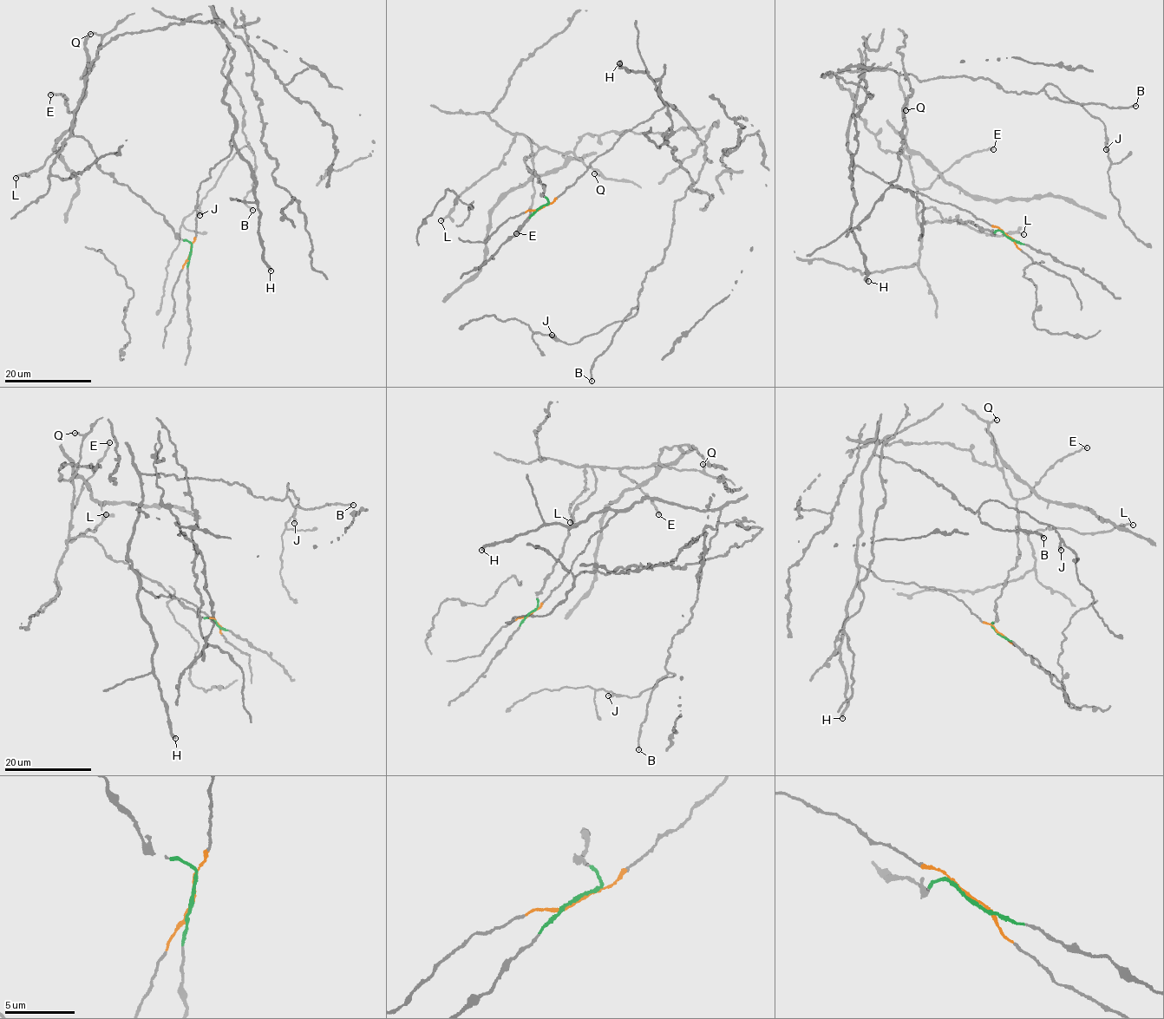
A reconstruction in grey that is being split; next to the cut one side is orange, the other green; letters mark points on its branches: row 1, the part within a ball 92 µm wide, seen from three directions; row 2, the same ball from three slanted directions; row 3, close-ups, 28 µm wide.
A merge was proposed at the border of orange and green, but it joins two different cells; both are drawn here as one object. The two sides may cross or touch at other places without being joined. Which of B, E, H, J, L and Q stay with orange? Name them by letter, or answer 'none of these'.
B, H, J

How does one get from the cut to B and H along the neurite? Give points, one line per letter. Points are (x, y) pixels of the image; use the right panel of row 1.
B: (1007, 236), (853, 163), (848, 129), (863, 72), (888, 69), (920, 81), (983, 76), (1005, 91), (1136, 105)
H: (1007, 236), (971, 212), (905, 190), (856, 166), (852, 179), (855, 203), (850, 231), (863, 255), (867, 282)

